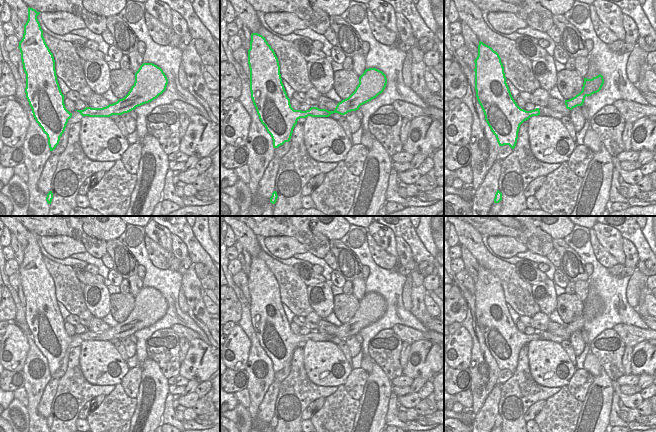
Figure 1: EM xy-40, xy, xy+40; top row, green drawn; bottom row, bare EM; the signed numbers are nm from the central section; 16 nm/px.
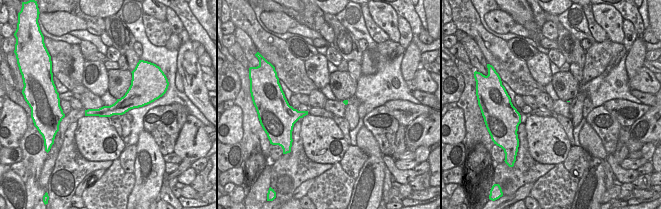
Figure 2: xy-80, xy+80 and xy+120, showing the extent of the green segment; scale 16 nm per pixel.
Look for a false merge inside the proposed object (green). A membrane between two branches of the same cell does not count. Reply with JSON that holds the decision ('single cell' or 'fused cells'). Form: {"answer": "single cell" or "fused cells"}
{"answer": "single cell"}

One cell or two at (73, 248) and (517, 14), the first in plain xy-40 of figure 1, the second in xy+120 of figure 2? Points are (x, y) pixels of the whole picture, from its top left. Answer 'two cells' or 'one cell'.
two cells

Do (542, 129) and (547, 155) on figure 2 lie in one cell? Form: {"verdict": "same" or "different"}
{"verdict": "same"}

